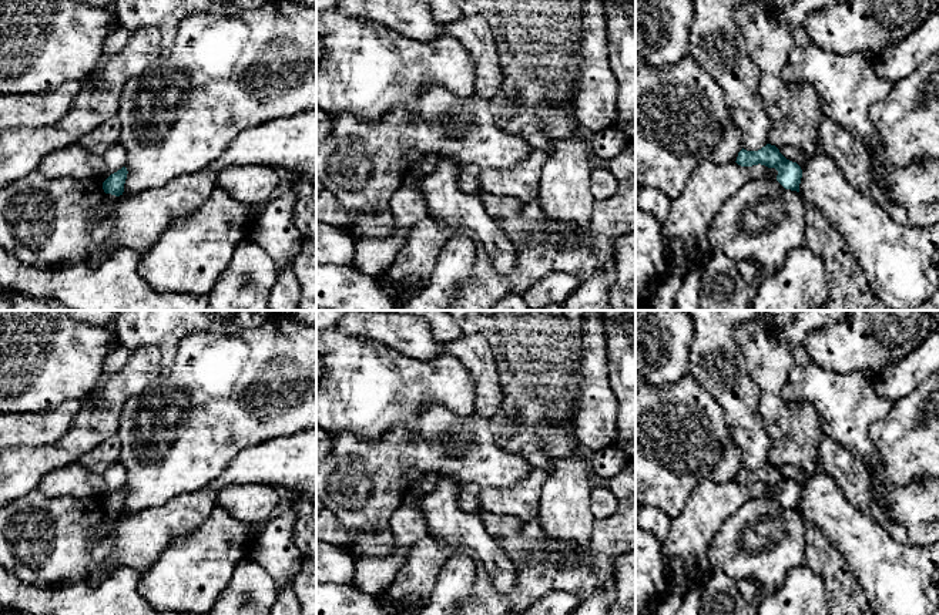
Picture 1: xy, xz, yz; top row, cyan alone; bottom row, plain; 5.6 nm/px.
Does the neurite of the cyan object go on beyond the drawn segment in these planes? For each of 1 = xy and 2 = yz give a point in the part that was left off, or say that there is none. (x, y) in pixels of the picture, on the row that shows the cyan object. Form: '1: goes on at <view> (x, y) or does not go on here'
1: does not go on here
2: does not go on here

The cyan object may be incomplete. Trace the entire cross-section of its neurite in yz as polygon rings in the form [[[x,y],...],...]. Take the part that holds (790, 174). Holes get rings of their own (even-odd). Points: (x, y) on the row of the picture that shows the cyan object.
[[[767,144],[758,151],[741,149],[737,161],[741,167],[765,165],[778,171],[777,181],[791,191],[799,192],[802,169],[797,162],[787,159],[775,145]]]

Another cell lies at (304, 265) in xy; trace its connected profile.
[[[316,235],[304,238],[292,268],[302,289],[298,310],[316,310]]]

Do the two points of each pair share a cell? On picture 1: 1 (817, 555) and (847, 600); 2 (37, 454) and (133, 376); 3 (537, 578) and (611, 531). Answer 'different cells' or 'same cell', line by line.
1: same cell
2: same cell
3: same cell

